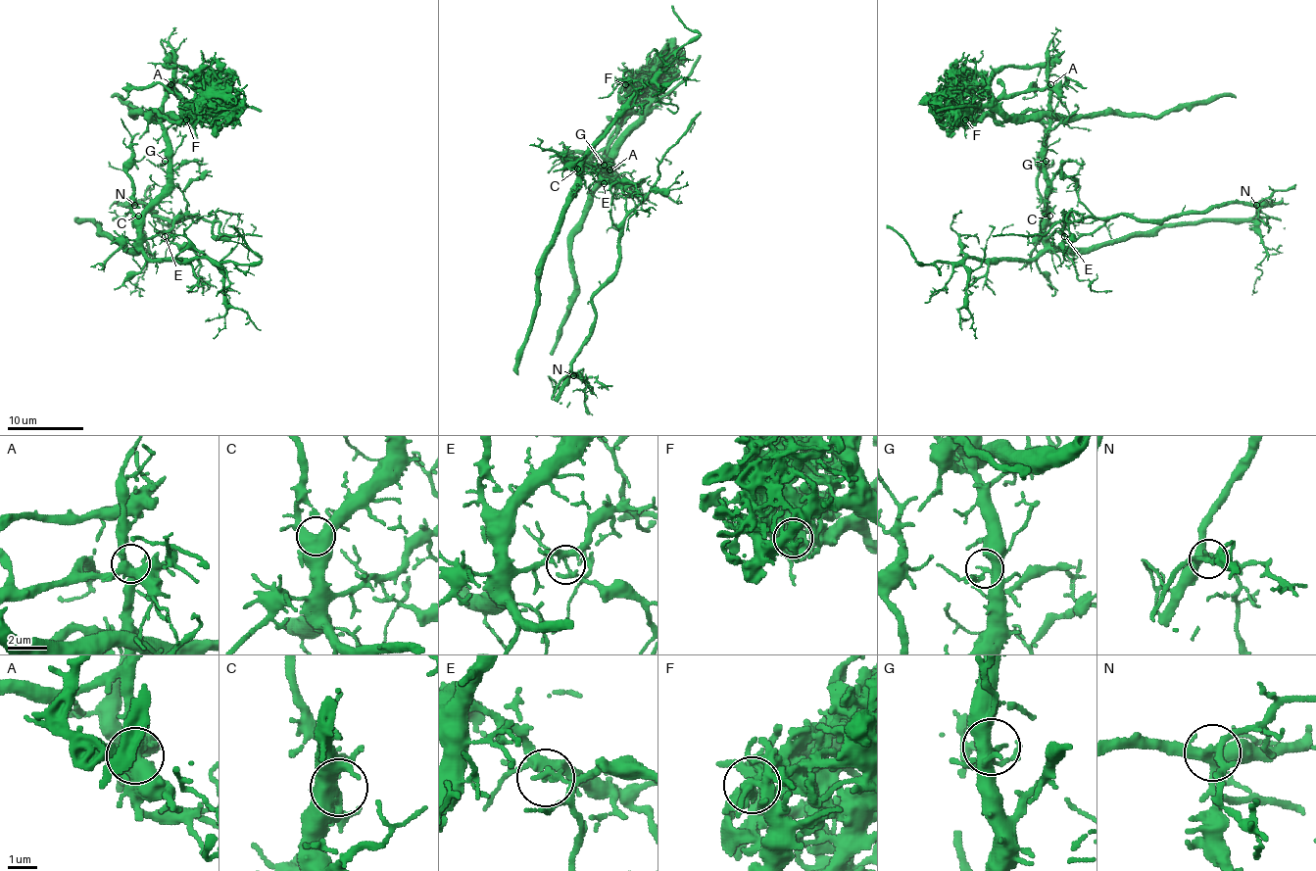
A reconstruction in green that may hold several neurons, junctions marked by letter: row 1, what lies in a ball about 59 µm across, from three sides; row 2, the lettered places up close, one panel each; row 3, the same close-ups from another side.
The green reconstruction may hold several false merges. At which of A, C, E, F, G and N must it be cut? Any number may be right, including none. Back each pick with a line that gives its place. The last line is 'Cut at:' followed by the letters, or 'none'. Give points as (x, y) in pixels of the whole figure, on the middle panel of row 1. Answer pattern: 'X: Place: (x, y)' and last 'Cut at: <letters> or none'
A: Place: (609, 169)
E: Place: (604, 183)
F: Place: (625, 84)
Cut at: A, E, F

